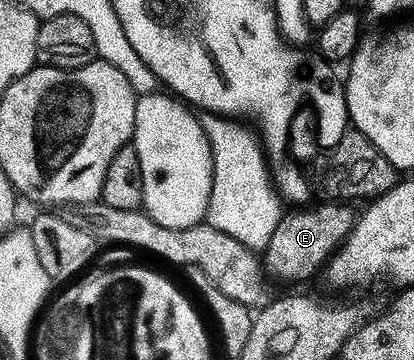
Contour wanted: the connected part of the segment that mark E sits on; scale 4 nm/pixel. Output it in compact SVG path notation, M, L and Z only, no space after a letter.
M326 200L320 206L315 206L312 210L307 208L295 208L292 212L284 213L283 218L273 228L273 236L269 236L269 244L261 251L261 261L263 269L272 279L280 278L283 282L303 282L306 278L311 278L315 274L315 269L322 267L330 259L331 255L339 249L339 245L346 238L347 233L355 227L357 217L356 211L351 211L350 205L339 200Z

